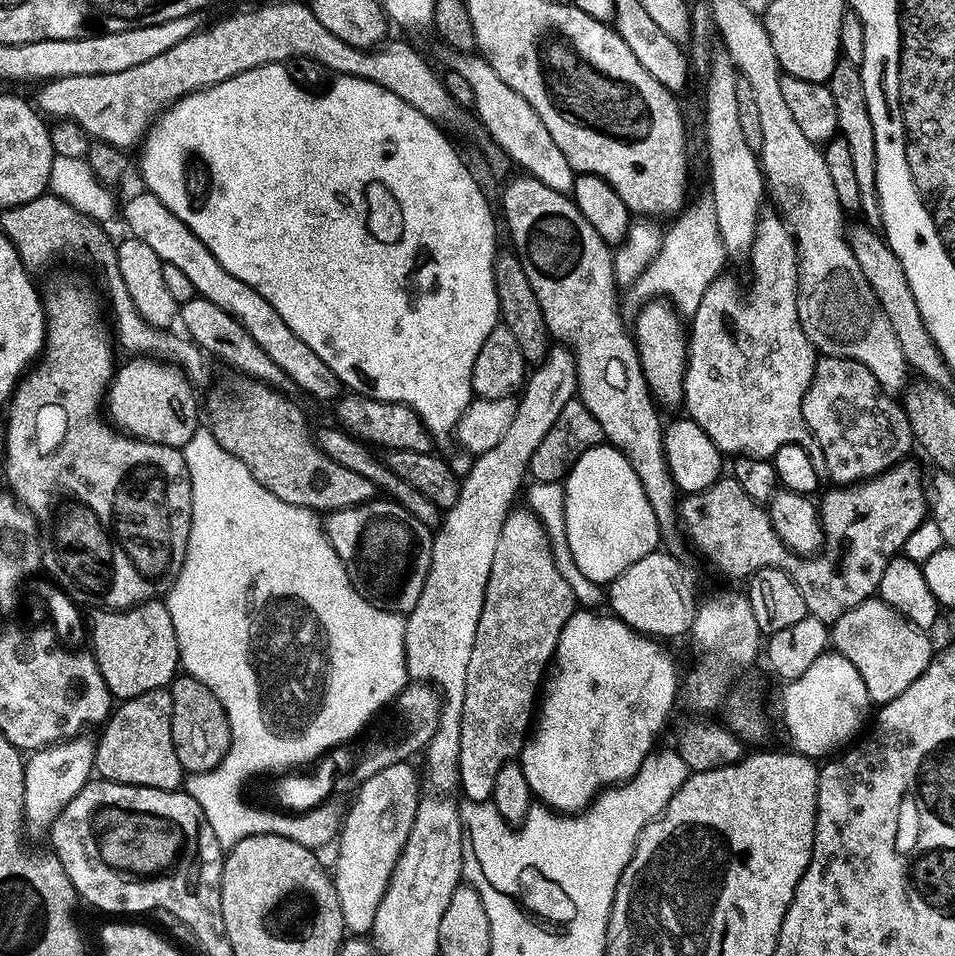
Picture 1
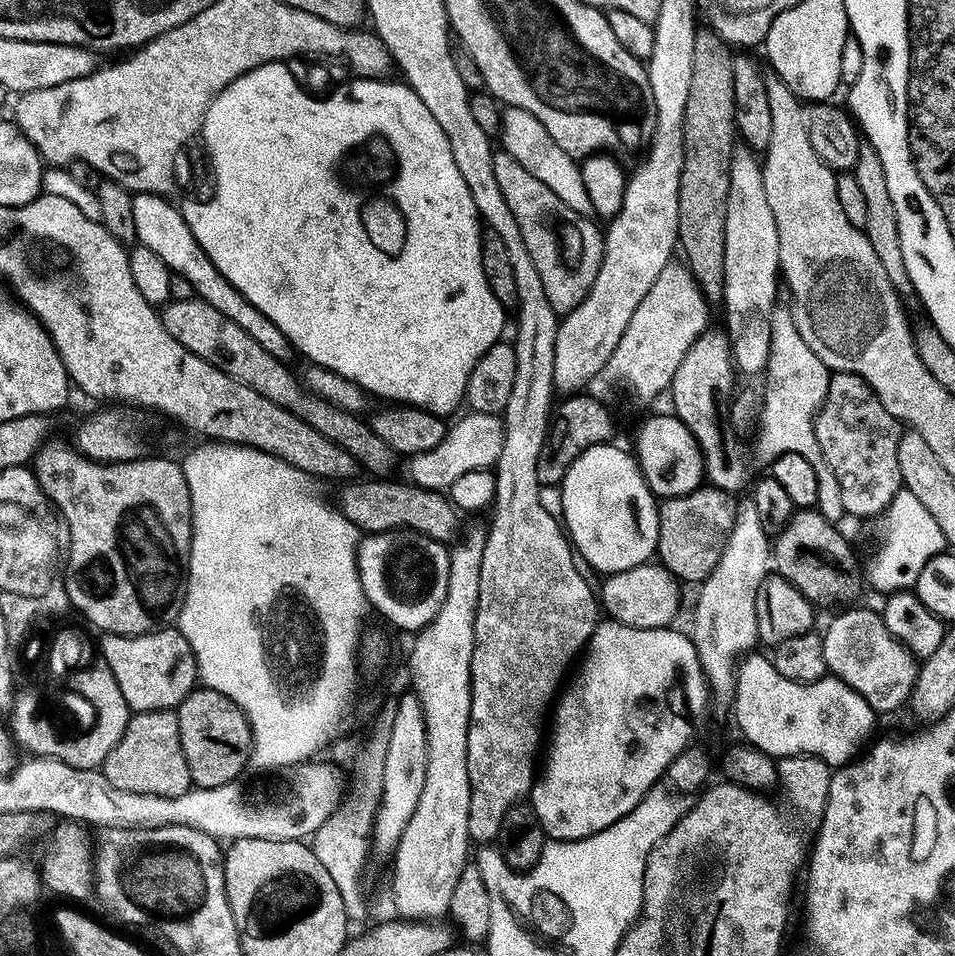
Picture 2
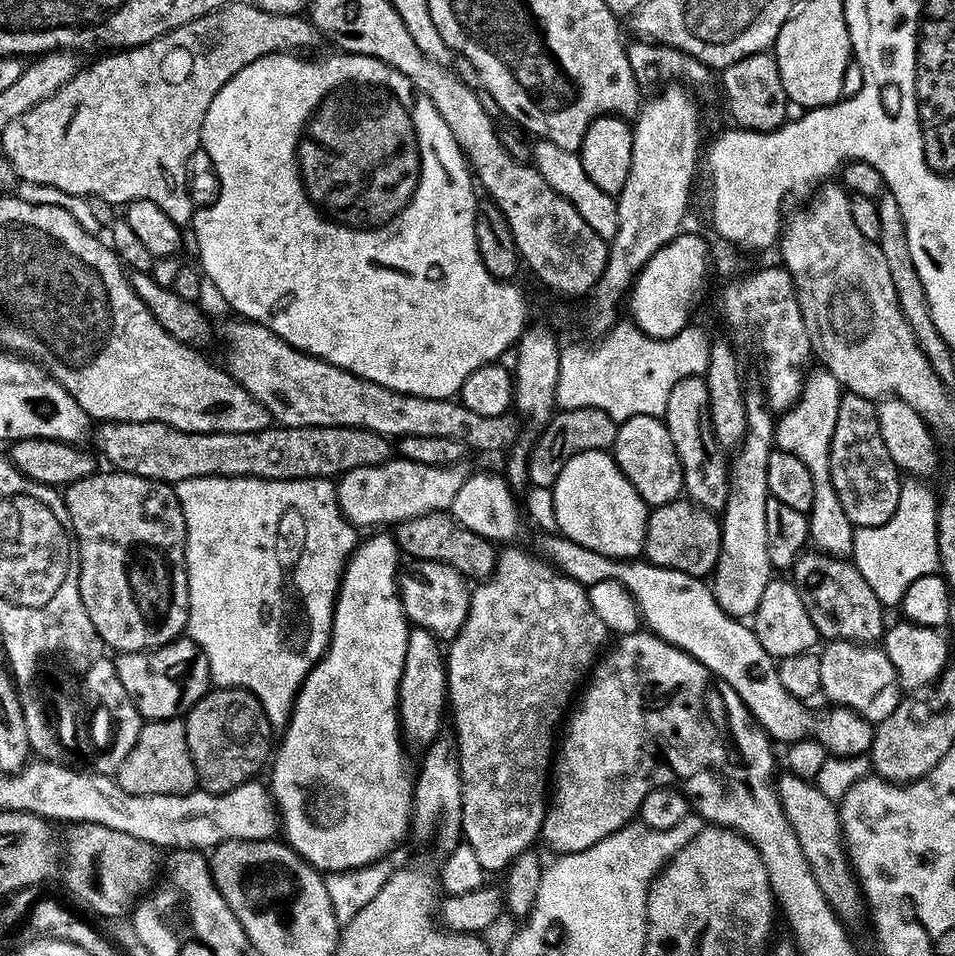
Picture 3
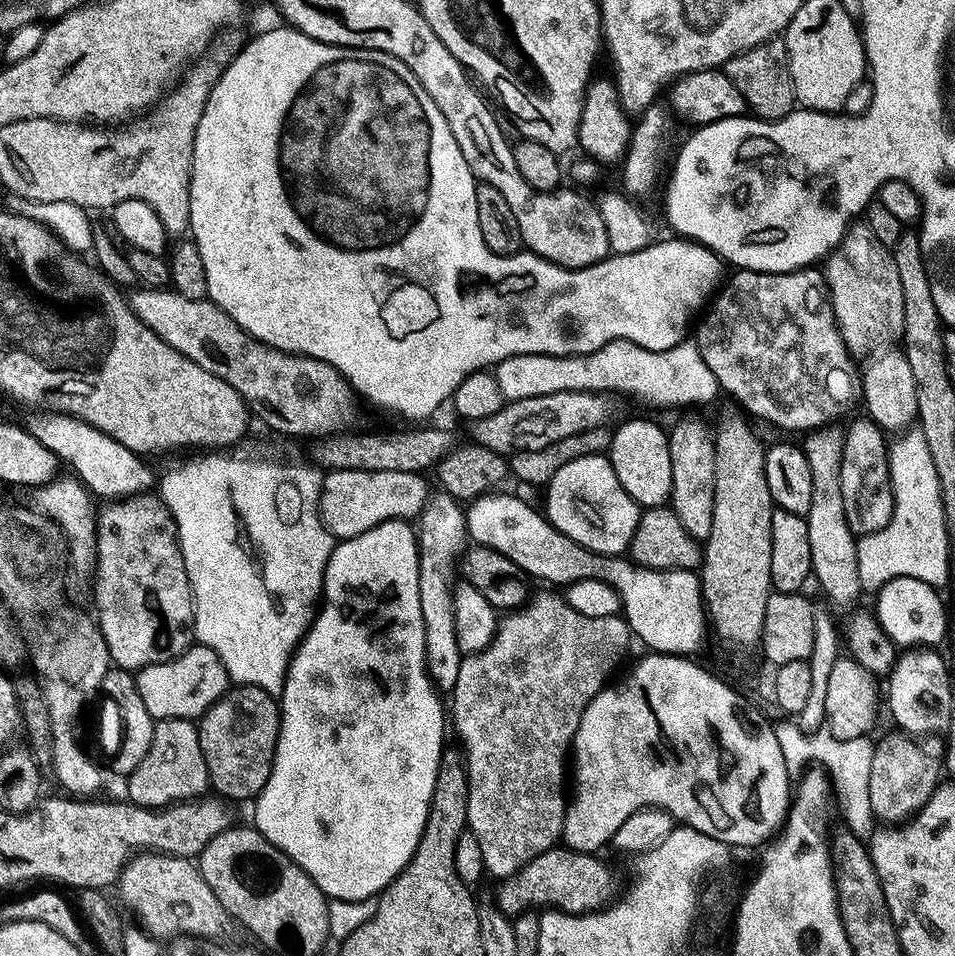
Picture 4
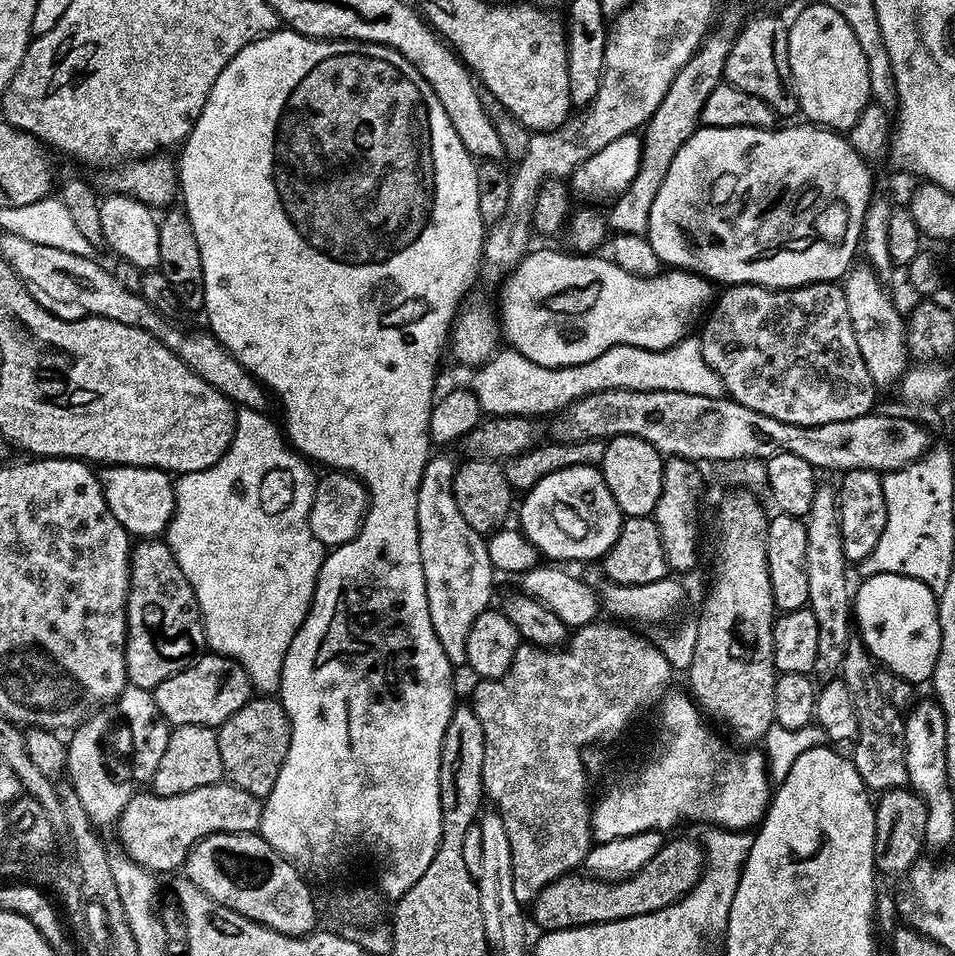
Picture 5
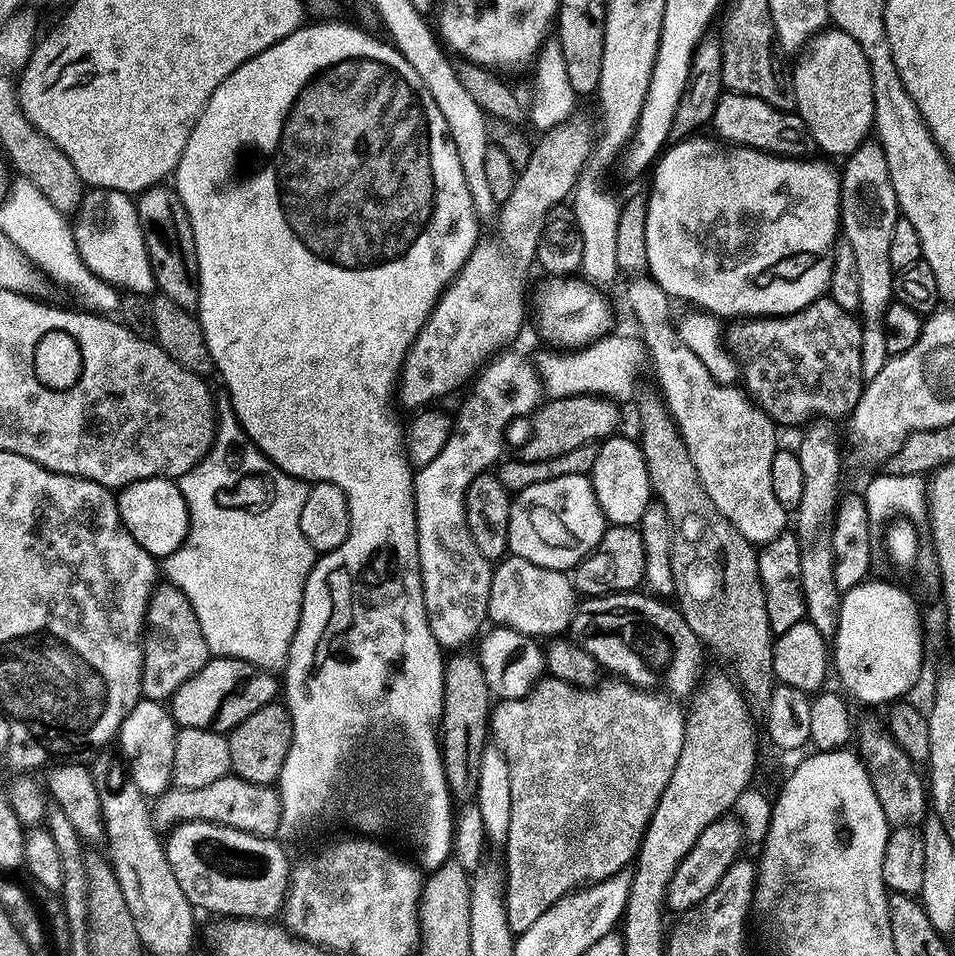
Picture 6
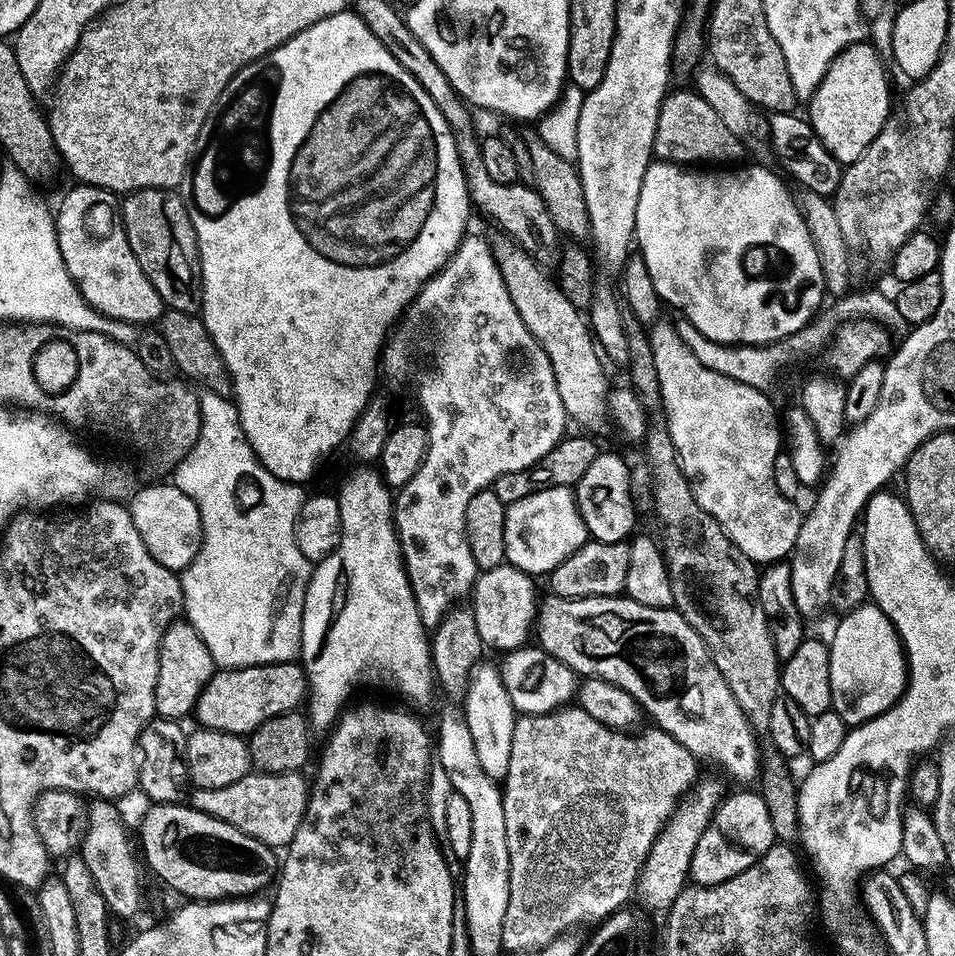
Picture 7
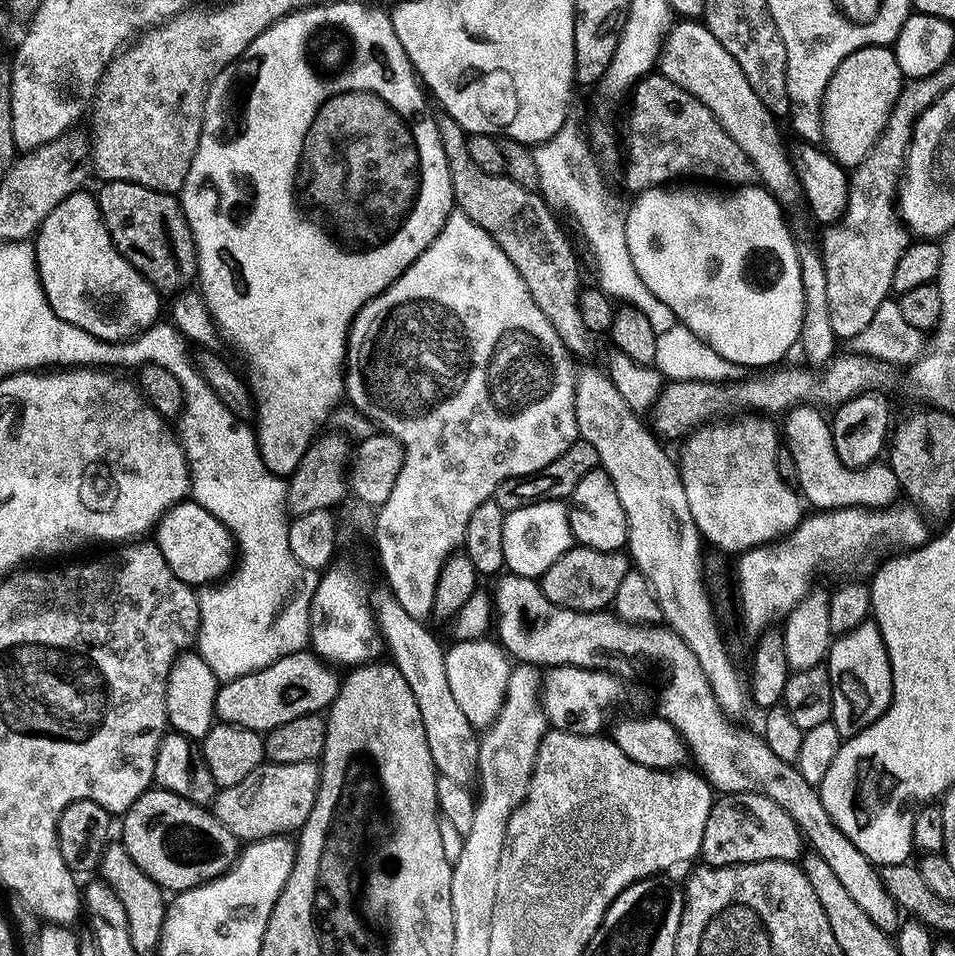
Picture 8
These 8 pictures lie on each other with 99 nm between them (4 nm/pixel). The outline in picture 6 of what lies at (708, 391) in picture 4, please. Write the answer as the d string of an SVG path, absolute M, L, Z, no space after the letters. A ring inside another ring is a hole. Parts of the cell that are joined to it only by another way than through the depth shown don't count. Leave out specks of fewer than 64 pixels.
M635 335L601 336L593 344L585 344L577 350L551 350L534 356L536 373L540 375L543 391L549 397L558 396L606 396L617 402L631 401L637 395L636 383L646 364L646 349Z

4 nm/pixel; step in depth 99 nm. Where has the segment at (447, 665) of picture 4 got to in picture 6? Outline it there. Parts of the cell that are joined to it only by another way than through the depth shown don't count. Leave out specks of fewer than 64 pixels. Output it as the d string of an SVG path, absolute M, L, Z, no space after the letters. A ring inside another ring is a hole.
M501 351L480 369L475 379L471 381L472 389L469 390L468 397L461 402L460 409L454 412L452 433L446 446L442 446L434 462L430 462L415 473L412 481L411 507L414 509L414 520L416 516L416 556L420 559L418 578L422 582L424 591L430 634L434 634L434 638L444 650L467 649L468 643L472 639L473 643L481 635L485 627L484 619L487 616L489 619L490 605L493 603L490 598L490 582L494 564L481 554L474 538L470 538L470 526L466 526L464 513L466 490L476 476L485 475L489 469L501 463L505 455L503 452L504 448L506 449L508 423L511 420L531 417L542 403L542 385L540 375L536 373L535 363L529 357L527 360L526 357L512 351Z

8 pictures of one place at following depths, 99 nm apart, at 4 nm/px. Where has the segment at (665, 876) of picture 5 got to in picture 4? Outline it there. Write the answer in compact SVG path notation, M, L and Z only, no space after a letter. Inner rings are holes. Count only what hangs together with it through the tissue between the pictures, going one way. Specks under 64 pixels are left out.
M557 846L538 854L526 866L512 876L499 881L494 904L505 916L515 918L523 912L533 910L555 910L583 914L599 912L608 907L621 895L622 883L608 864L600 861L599 855L590 852L576 852L567 846Z

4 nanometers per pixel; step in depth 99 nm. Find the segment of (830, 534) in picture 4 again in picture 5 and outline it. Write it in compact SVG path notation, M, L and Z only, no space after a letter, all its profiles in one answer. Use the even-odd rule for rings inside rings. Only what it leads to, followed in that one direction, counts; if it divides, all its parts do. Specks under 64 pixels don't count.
M853 634L846 646L846 658L842 658L839 675L854 698L854 714L858 718L858 730L854 747L850 752L852 764L858 770L864 787L876 794L900 790L908 784L906 770L906 730L901 709L895 708L882 694L876 677L878 668L859 635Z

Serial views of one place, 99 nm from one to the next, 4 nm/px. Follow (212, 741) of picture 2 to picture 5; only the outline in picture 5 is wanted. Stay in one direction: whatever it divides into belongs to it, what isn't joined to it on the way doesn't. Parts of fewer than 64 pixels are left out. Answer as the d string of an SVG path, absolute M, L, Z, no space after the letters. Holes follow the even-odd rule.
M260 694L248 700L238 714L230 714L230 718L220 724L216 737L227 783L261 798L268 796L270 790L274 790L274 782L278 782L278 770L282 770L282 762L286 762L292 737L292 723L279 699Z

